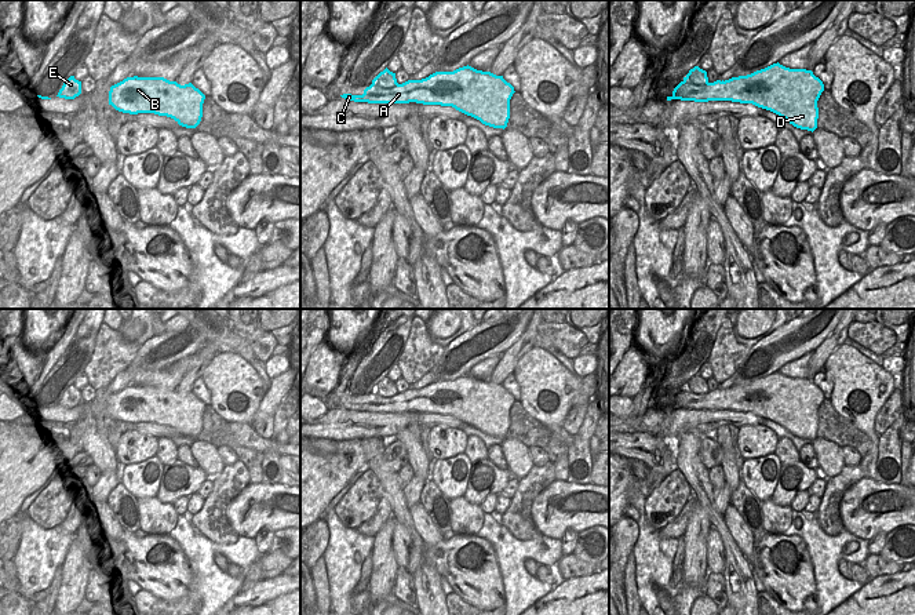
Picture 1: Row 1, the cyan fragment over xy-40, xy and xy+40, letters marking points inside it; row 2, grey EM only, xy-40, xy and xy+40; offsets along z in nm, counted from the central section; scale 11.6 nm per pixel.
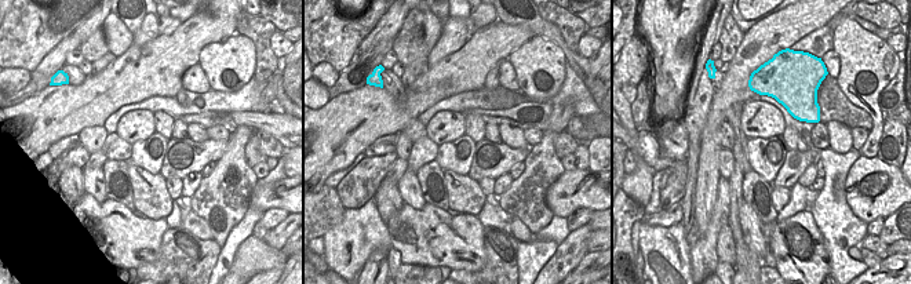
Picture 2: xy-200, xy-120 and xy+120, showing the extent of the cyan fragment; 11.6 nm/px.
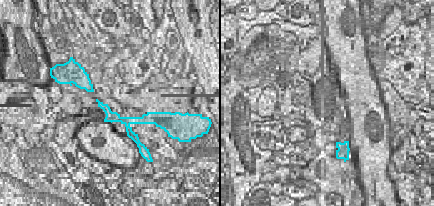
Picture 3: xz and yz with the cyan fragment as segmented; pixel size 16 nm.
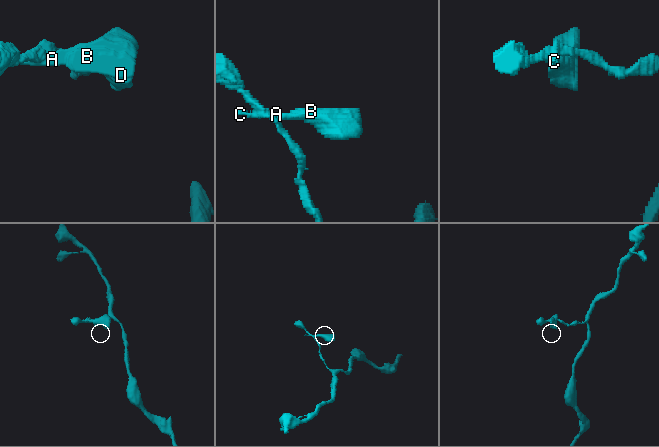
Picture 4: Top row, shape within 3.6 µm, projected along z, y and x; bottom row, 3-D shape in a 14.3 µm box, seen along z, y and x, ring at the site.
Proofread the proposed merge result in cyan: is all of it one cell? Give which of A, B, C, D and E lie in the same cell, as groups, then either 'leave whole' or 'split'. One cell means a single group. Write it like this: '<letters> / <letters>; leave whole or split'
A B C D / E; split

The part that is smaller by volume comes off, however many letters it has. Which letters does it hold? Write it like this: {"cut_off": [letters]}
{"cut_off": ["A", "B", "C", "D"]}

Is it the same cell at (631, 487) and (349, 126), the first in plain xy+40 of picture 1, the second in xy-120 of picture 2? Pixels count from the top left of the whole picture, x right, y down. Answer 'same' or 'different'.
same

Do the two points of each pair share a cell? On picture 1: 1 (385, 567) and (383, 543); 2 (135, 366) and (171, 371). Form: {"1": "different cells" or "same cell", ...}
{"1": "same cell", "2": "different cells"}

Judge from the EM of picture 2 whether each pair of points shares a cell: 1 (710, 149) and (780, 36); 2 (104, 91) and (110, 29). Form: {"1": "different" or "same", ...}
{"1": "same", "2": "different"}

